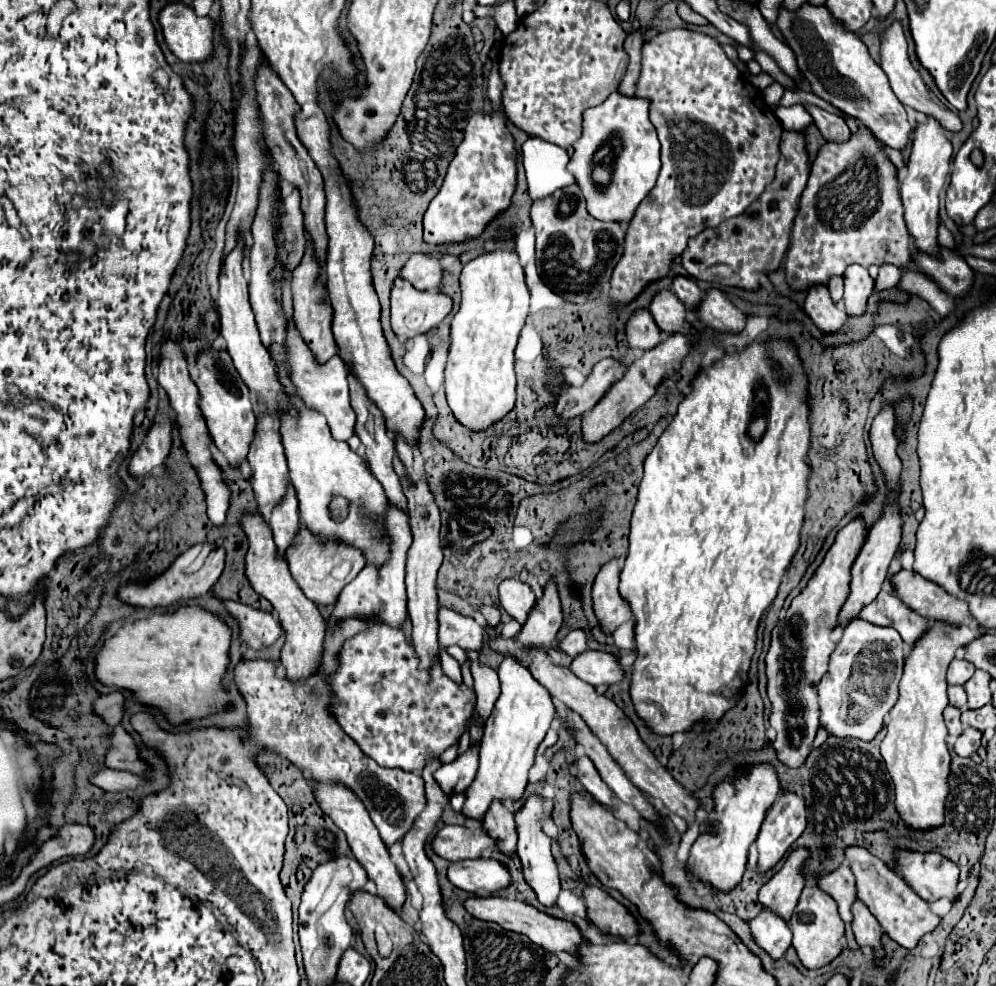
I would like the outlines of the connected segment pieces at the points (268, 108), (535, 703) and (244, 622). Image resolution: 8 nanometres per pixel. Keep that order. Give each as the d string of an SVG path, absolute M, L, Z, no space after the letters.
M270 66L260 68L258 80L256 80L256 90L258 90L258 102L260 102L260 110L262 110L262 118L264 118L266 144L274 152L274 162L278 166L280 178L290 182L292 186L300 188L302 210L304 210L304 226L306 226L306 230L310 232L310 236L314 240L318 260L324 262L326 246L328 246L328 236L326 236L326 226L324 226L324 206L326 206L324 180L322 180L322 174L320 174L318 166L314 164L312 156L308 154L308 150L304 150L304 144L300 142L300 138L296 134L294 118L300 112L300 106L296 106L296 100L292 98L292 92L282 84L278 74L272 72Z
M506 654L498 668L498 676L502 692L494 704L492 714L486 720L480 744L480 768L474 782L466 790L468 798L462 808L468 818L476 820L484 818L484 810L488 810L494 798L516 800L522 796L528 782L528 770L534 764L534 752L546 736L552 718L556 716L552 694L548 694L548 690L544 690L544 686L540 686L540 682L532 678L528 666L520 664L518 658Z
M224 600L222 604L238 622L240 628L238 638L244 646L252 650L262 650L272 646L280 636L284 636L284 628L280 626L280 620L274 614L230 600Z

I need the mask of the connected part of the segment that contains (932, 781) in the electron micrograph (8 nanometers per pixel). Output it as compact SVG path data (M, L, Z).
M930 620L928 630L916 640L916 644L910 648L910 654L904 662L904 676L900 680L900 698L894 704L894 708L888 714L886 722L886 738L880 744L886 768L892 776L894 788L896 788L896 810L904 818L904 822L912 828L934 828L944 822L944 800L948 796L948 774L950 774L950 754L946 746L946 724L942 720L942 710L948 706L946 696L946 668L956 656L956 650L960 650L962 644L972 642L980 636L978 628L968 626L950 626L944 620Z

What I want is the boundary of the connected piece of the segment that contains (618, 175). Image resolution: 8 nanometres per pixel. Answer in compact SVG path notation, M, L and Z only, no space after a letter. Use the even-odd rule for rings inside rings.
M612 92L604 104L588 108L584 112L584 132L574 146L574 156L570 158L572 174L588 202L588 212L604 222L630 222L640 200L652 190L660 172L660 142L656 128L648 118L650 102L646 98L624 96L622 92ZM618 138L622 144L620 154L614 162L614 172L608 184L598 184L592 178L592 158L602 144Z

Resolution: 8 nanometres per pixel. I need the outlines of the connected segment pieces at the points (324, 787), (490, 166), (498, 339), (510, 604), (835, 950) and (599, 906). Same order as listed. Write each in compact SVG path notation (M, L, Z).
M318 784L316 786L316 800L320 804L320 808L336 822L336 826L346 834L348 838L348 844L352 848L352 854L354 858L362 864L362 868L366 870L368 878L376 884L376 890L378 890L378 896L384 898L384 902L392 908L392 910L402 910L404 902L406 902L406 888L404 888L404 882L402 882L402 876L396 868L396 864L390 860L390 854L388 854L388 848L386 844L382 842L382 838L378 836L378 830L376 826L372 824L370 816L368 816L368 810L364 808L364 804L354 796L352 790L348 790L346 786L342 784Z
M492 54L494 70L488 82L488 98L494 102L494 114L478 112L468 120L464 130L464 140L456 150L448 174L436 198L430 202L424 214L424 240L428 244L462 242L466 238L478 236L484 226L502 210L508 208L510 198L516 188L516 150L514 138L506 130L504 114L500 106L502 82L496 72L498 56Z
M498 228L494 242L500 248L470 260L460 274L462 302L452 320L452 344L446 362L448 406L456 420L470 430L486 430L514 406L514 348L530 308L530 292L516 252L514 228Z
M520 578L502 580L502 584L500 584L500 604L520 624L524 624L524 620L526 620L528 612L532 610L534 602L536 602L536 594L526 582L522 582Z
M806 886L802 890L796 910L792 912L792 918L790 918L790 930L792 930L792 946L796 948L798 958L810 970L822 968L824 964L832 962L842 950L840 936L844 934L844 922L838 916L836 902L832 900L832 896L822 892L818 886Z
M588 886L584 890L584 898L588 908L588 918L600 928L600 932L618 936L622 940L630 940L640 934L638 920L626 910L626 906L616 902L602 888Z

